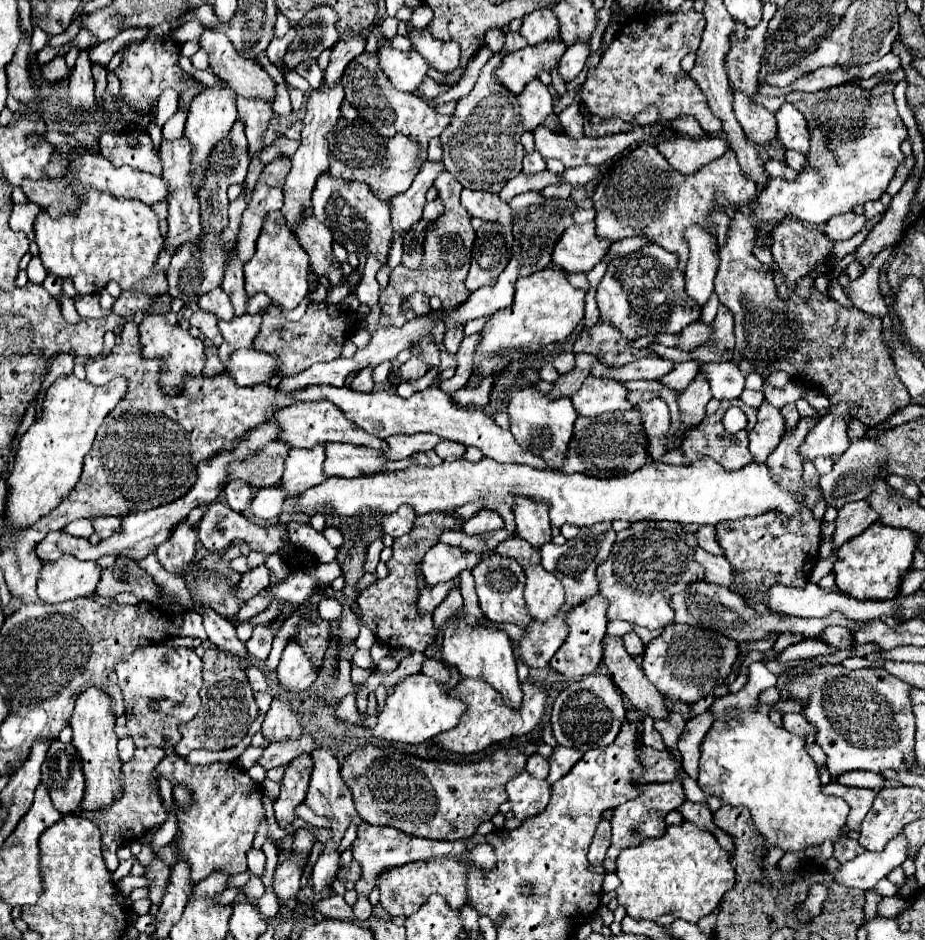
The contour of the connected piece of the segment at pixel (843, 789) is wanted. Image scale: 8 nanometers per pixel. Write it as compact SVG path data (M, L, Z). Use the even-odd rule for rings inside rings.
M830 782L824 788L824 794L832 794L832 796L840 796L846 800L846 804L850 806L850 814L846 820L848 830L860 830L860 822L866 816L866 812L872 806L872 800L876 796L876 790L868 790L868 788L850 788L850 786L842 786L838 782Z

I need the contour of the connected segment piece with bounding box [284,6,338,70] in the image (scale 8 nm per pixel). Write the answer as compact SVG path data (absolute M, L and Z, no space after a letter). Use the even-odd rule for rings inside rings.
M320 6L306 12L298 24L298 36L284 54L284 64L288 70L306 58L318 58L324 48L332 48L338 40L336 22L338 14L334 14L332 6Z

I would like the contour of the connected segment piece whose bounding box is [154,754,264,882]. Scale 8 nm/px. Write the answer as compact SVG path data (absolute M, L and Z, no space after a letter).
M166 756L154 770L154 776L158 778L160 774L168 778L168 768L172 770L172 782L184 782L196 796L196 802L186 810L178 814L178 828L182 832L182 838L178 842L178 854L182 854L188 864L190 864L190 878L192 882L200 882L206 876L210 876L214 870L224 870L228 874L238 874L246 872L246 852L252 848L254 842L254 832L258 822L264 818L264 806L262 806L262 790L260 786L248 776L246 771L240 770L234 763L216 762L216 764L206 764L206 766L192 766L186 764L180 756Z

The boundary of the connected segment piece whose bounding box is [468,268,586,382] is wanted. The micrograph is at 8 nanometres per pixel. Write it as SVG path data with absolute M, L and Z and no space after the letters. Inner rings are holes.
M546 268L526 278L518 278L514 304L506 310L494 312L480 332L480 342L474 350L474 368L468 382L474 382L474 378L482 378L482 374L492 374L494 370L498 370L500 364L510 364L508 358L492 358L490 352L508 348L522 350L522 354L532 354L548 344L562 342L584 318L584 294L584 290L570 286L564 278L564 272L558 268Z

